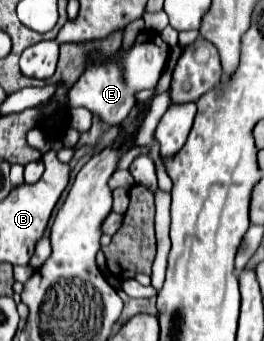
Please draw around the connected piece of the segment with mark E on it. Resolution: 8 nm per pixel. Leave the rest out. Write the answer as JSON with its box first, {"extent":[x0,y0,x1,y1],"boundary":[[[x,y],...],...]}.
{"extent":[66,31,170,125],"boundary":[[[142,31],[136,37],[136,43],[128,53],[124,53],[122,61],[116,55],[106,65],[88,65],[88,69],[82,73],[82,77],[72,85],[72,91],[66,93],[66,105],[68,107],[86,107],[94,115],[98,115],[102,121],[110,125],[120,125],[122,119],[130,113],[136,99],[134,93],[142,89],[154,89],[164,65],[168,61],[170,47],[162,41],[162,37],[156,31]]]}

